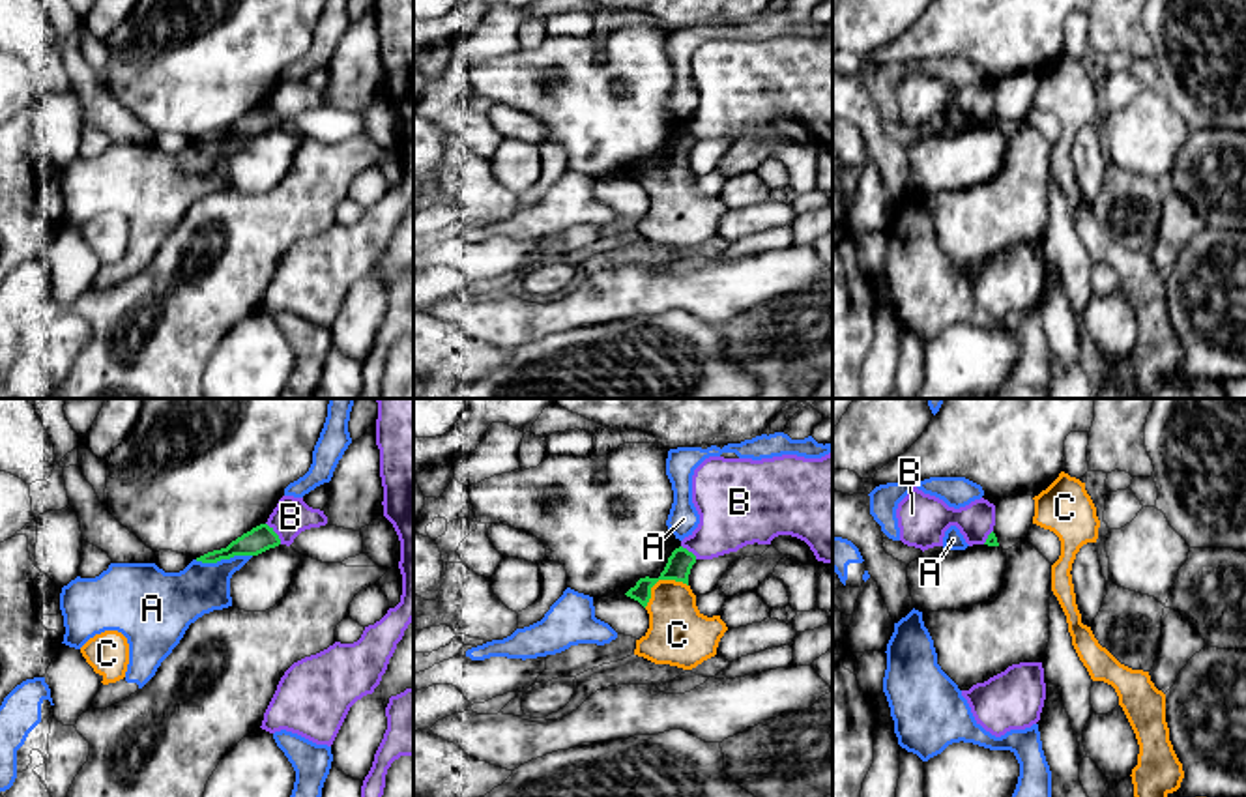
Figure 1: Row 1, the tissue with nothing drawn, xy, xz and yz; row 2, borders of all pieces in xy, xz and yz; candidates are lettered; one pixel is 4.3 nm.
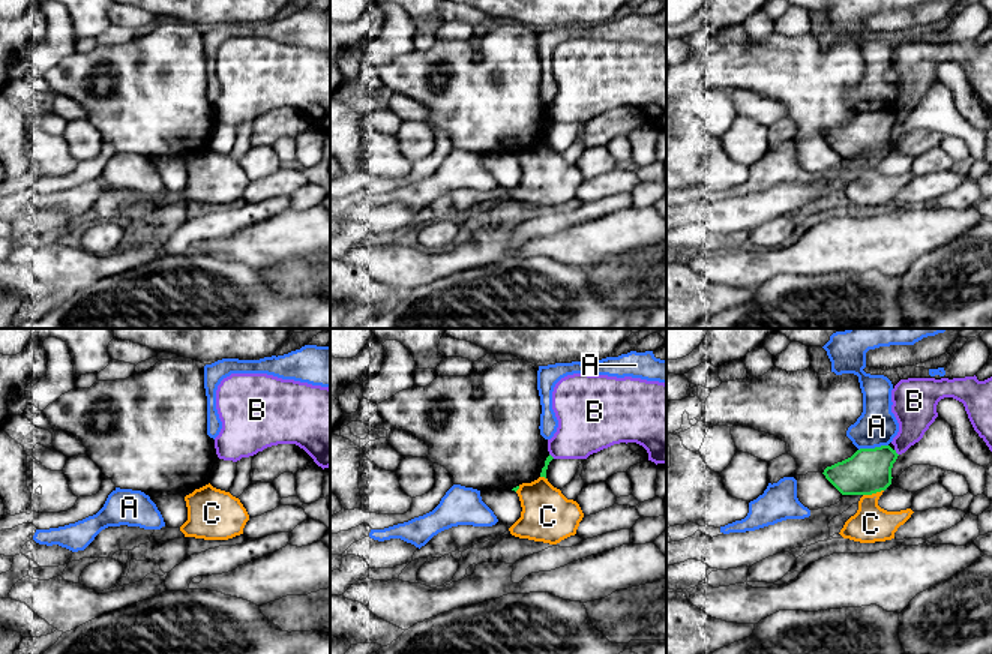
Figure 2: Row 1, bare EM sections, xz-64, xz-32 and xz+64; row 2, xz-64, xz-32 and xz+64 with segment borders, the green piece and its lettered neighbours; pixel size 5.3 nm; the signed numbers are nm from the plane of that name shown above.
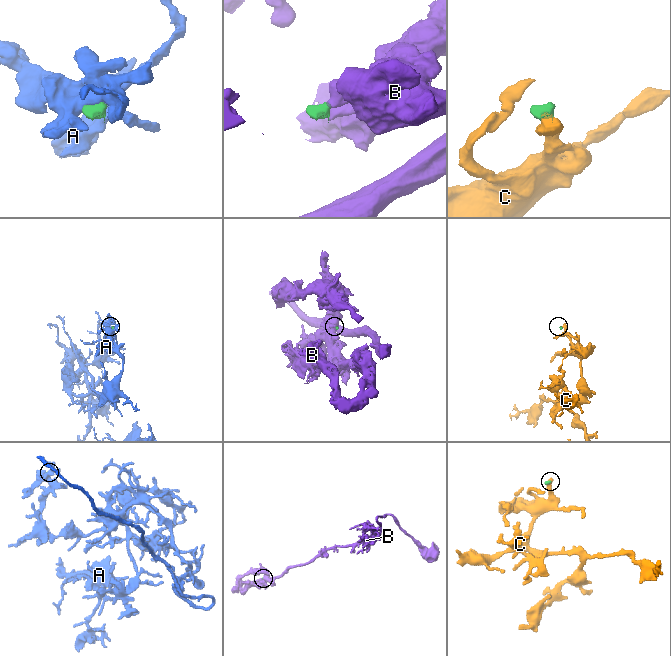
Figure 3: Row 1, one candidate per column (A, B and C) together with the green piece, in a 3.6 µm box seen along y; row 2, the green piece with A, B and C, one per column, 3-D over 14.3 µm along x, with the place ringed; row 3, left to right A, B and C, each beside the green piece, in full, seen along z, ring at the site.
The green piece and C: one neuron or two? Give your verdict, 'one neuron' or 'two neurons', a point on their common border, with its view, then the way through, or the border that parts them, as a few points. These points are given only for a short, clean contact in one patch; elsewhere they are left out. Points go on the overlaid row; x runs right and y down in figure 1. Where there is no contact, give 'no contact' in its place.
one neuron | xz (659, 579) | across xz (680, 564), (659, 579), (668, 588), (678, 633)

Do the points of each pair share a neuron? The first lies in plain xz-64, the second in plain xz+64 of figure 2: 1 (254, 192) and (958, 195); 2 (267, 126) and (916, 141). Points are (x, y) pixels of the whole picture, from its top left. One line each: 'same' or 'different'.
1: different
2: same

